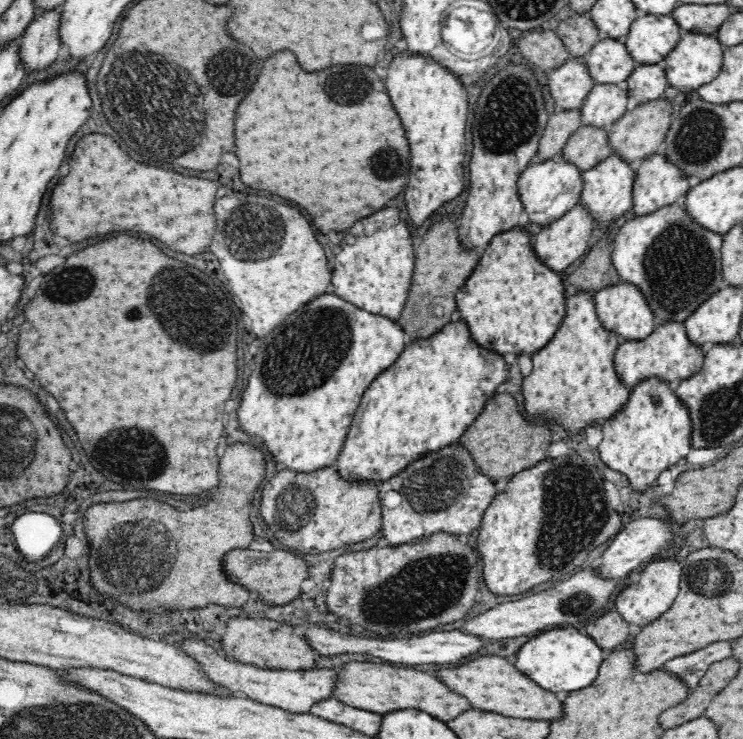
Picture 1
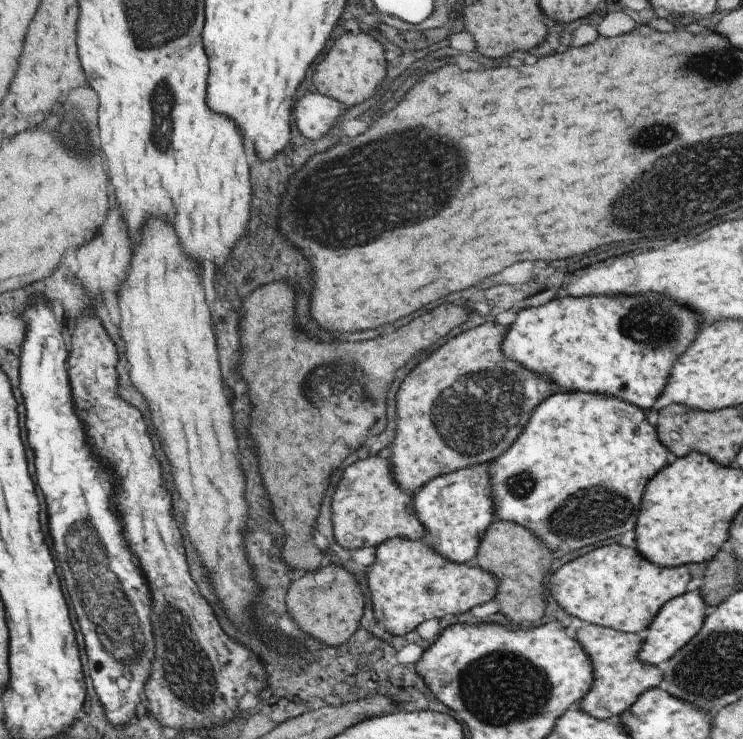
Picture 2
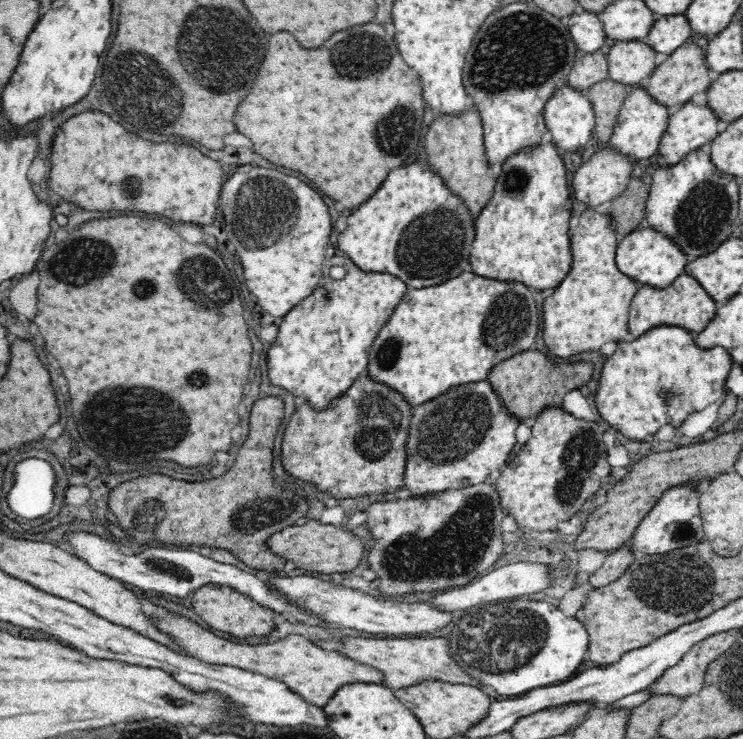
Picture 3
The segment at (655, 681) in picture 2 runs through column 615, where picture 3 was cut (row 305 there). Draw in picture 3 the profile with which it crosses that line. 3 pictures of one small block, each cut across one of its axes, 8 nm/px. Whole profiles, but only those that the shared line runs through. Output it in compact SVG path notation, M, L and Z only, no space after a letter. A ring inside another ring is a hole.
M679 275L670 286L658 290L654 286L639 287L629 312L629 333L636 339L646 330L656 326L680 326L690 334L698 334L710 324L716 314L718 304L709 297L693 275Z

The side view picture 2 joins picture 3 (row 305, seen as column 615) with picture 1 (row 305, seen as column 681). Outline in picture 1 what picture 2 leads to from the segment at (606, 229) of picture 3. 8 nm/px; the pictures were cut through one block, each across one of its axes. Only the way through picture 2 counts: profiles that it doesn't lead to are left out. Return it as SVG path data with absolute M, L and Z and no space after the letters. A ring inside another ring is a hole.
M577 292L566 299L565 317L554 338L531 356L532 372L523 379L526 414L538 424L557 424L567 434L614 419L629 402L630 391L615 373L615 354L623 340L606 330L595 313L592 292Z

